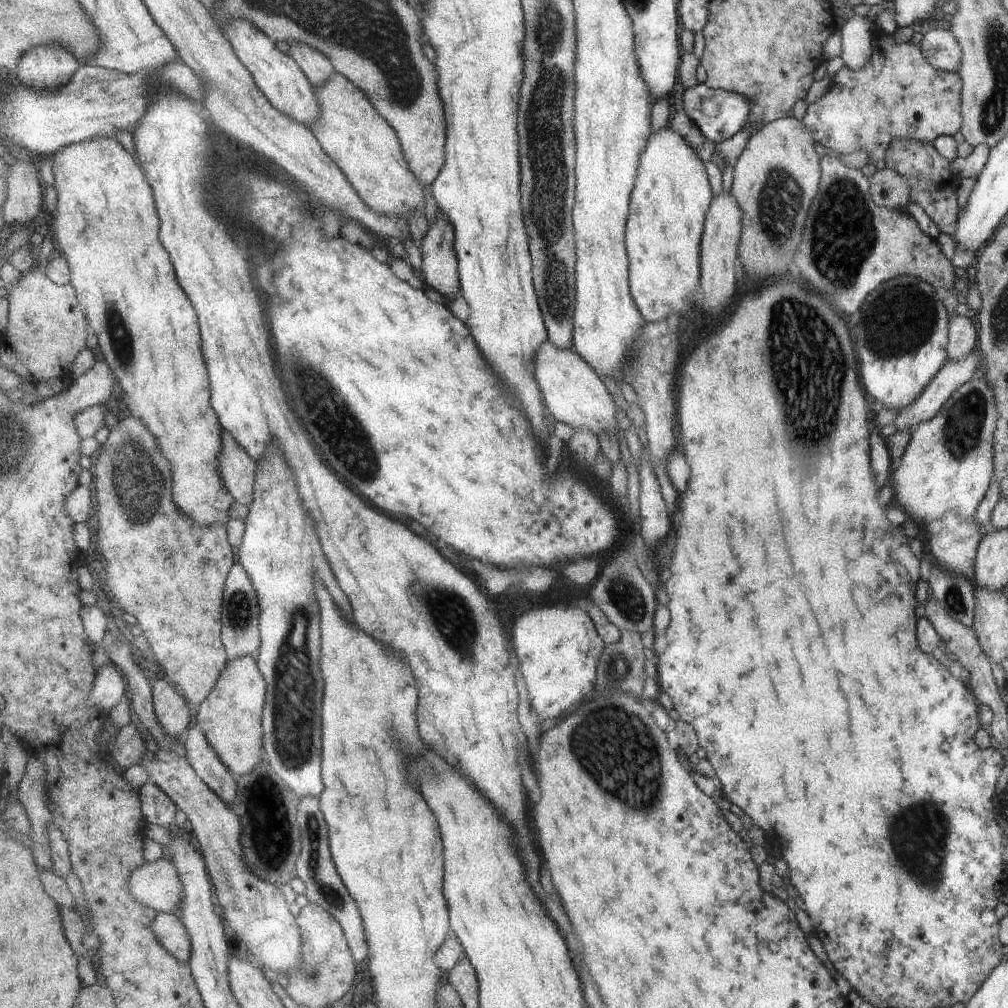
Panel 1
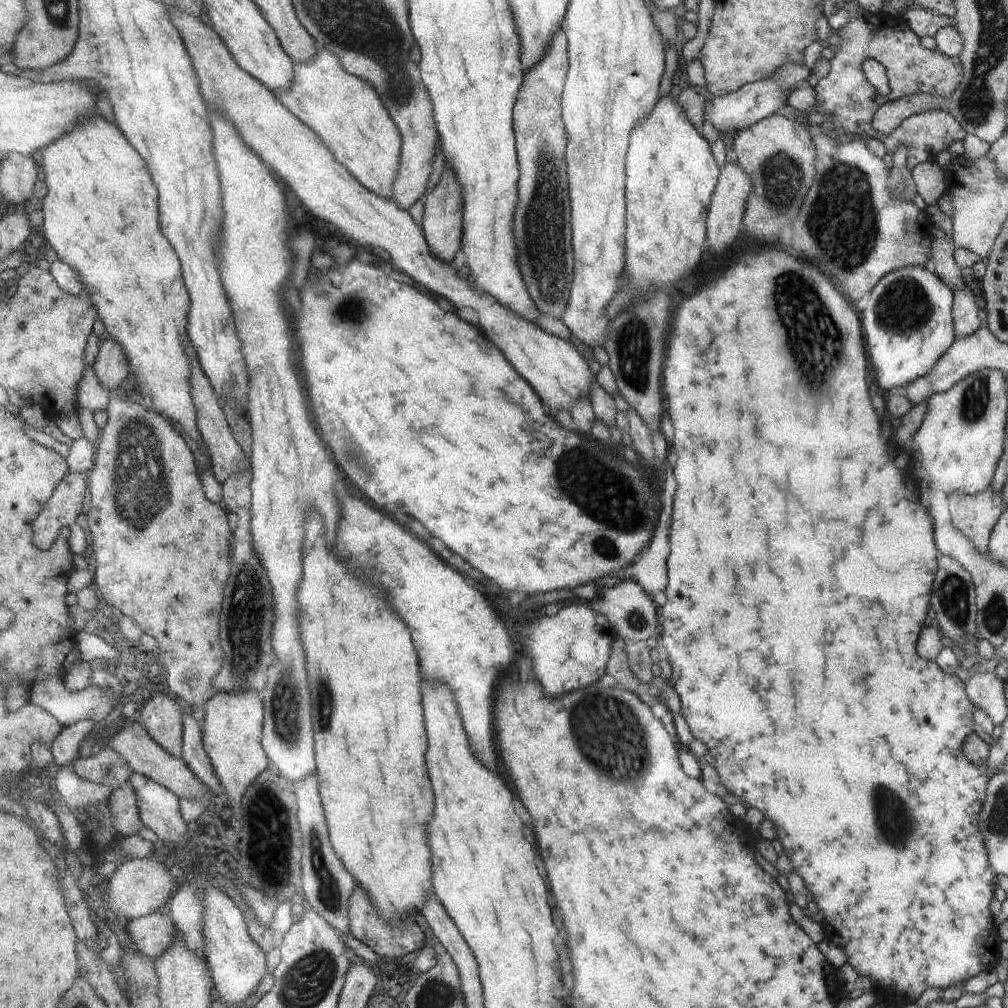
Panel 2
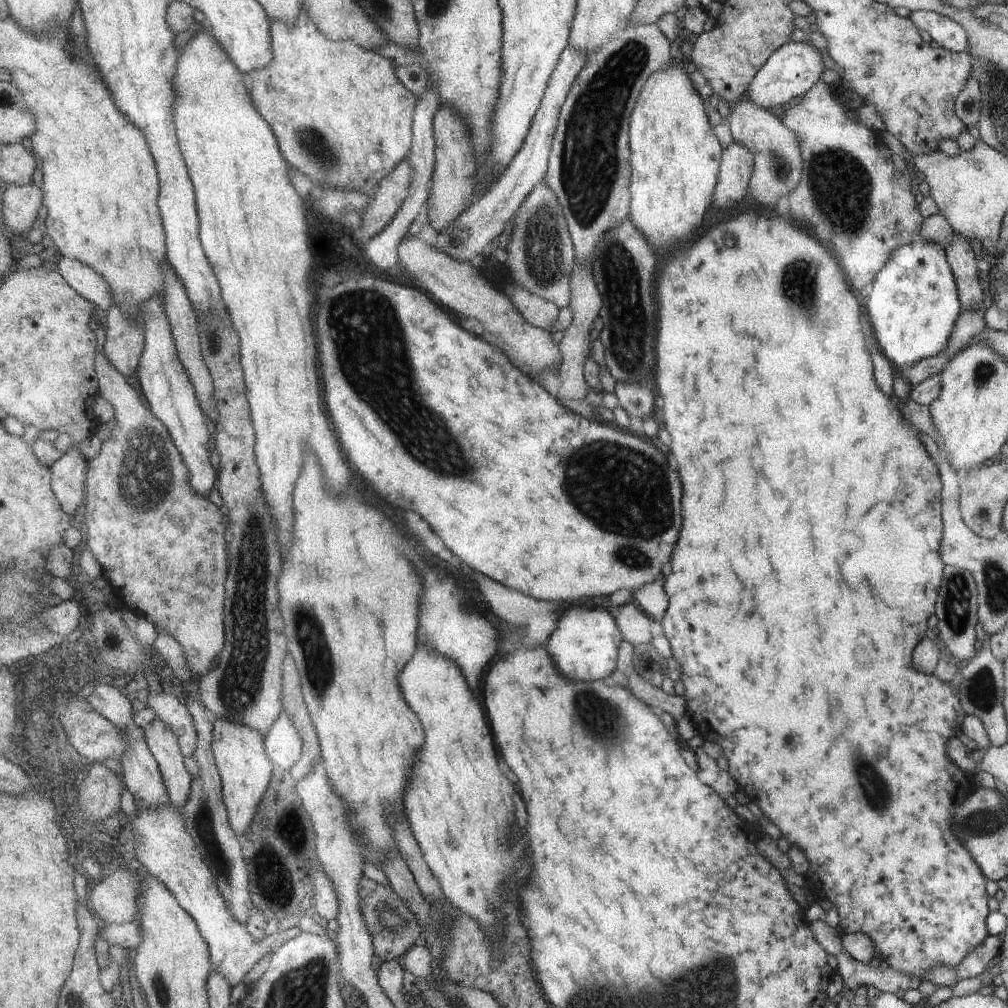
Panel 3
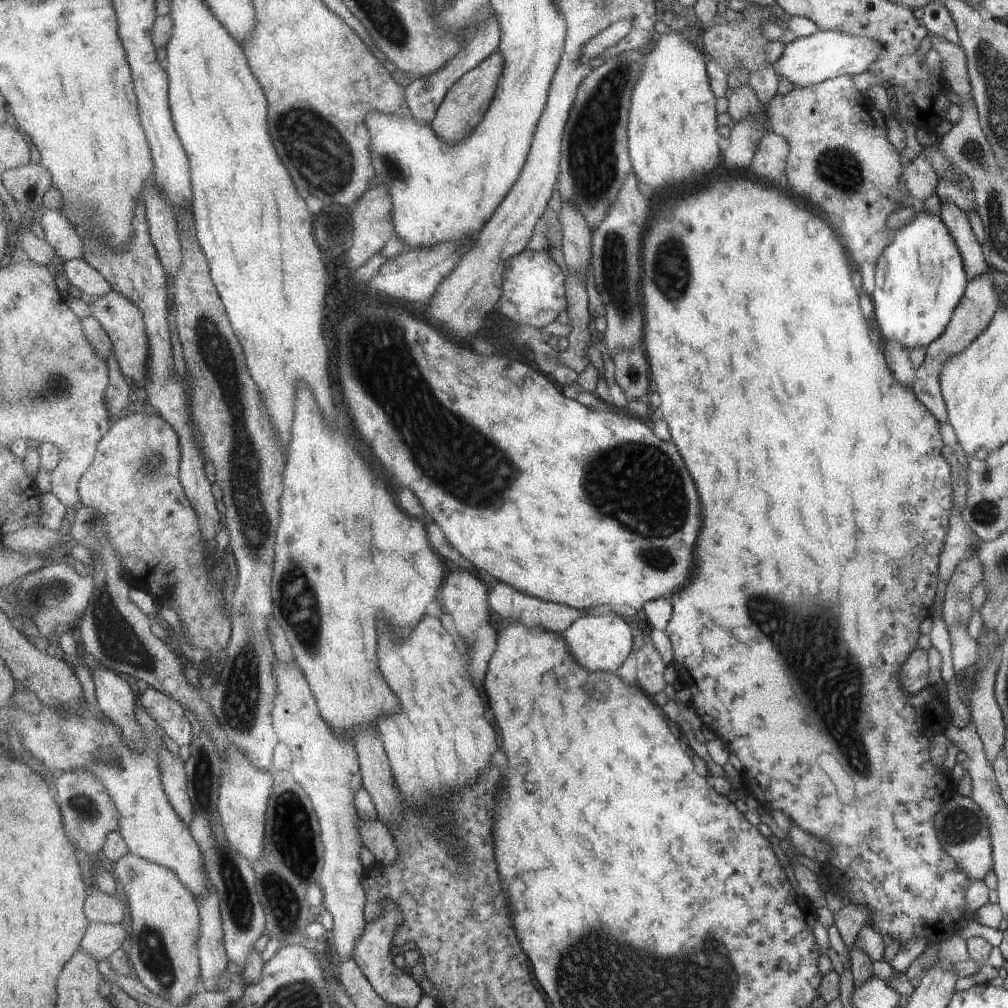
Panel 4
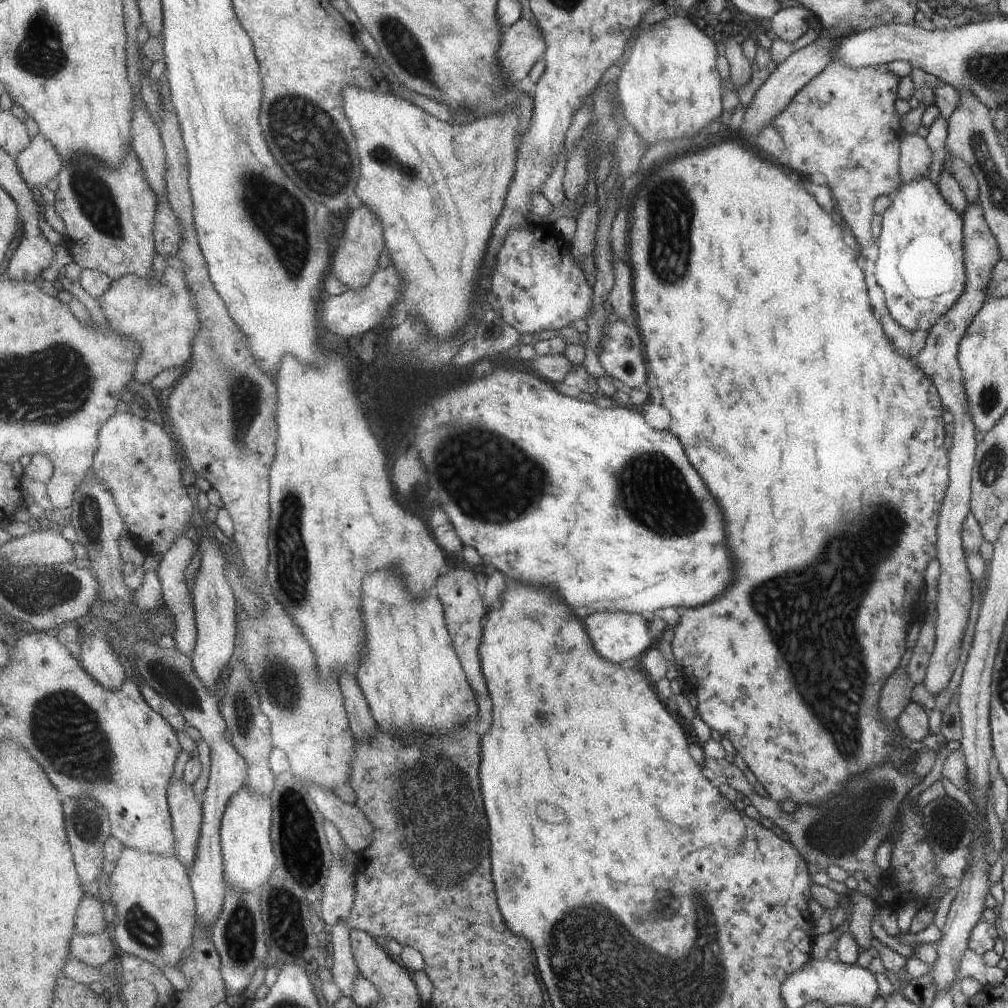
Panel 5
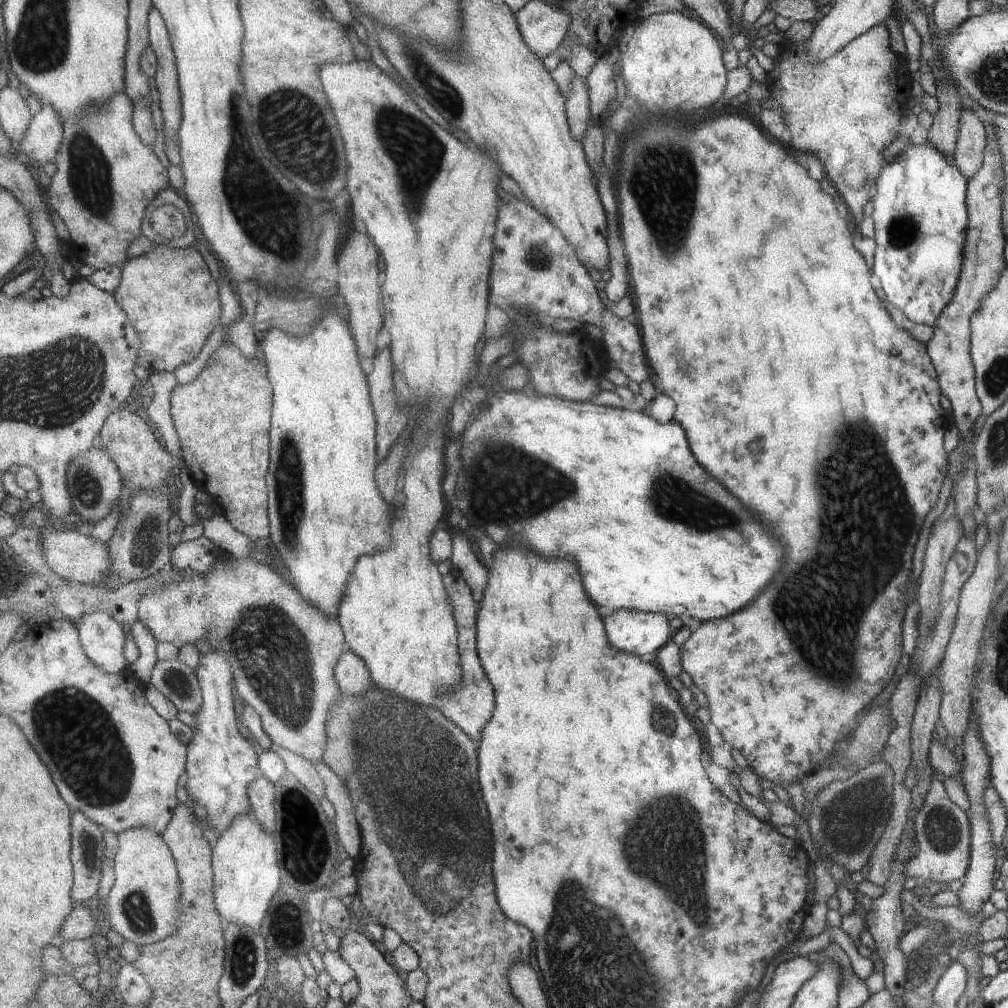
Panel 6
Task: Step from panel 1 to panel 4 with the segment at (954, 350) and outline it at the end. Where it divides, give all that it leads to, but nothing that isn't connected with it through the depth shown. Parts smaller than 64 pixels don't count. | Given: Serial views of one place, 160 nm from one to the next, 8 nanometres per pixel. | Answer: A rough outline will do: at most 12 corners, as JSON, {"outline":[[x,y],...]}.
{"outline":[[940,202],[938,217],[968,282],[989,267],[965,213]]}

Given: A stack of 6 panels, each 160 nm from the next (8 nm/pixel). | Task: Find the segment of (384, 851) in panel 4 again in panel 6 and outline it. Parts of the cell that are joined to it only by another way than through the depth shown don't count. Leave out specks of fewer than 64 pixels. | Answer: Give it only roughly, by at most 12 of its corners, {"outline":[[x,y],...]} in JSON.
{"outline":[[274,743],[293,773],[320,799],[326,798],[324,780],[308,758]]}

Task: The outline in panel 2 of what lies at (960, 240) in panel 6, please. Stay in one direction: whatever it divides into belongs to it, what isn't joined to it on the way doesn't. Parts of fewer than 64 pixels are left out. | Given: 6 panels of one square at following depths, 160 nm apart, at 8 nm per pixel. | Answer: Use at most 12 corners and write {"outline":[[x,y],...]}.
{"outline":[[930,267],[884,274],[858,305],[883,394],[955,339]]}

